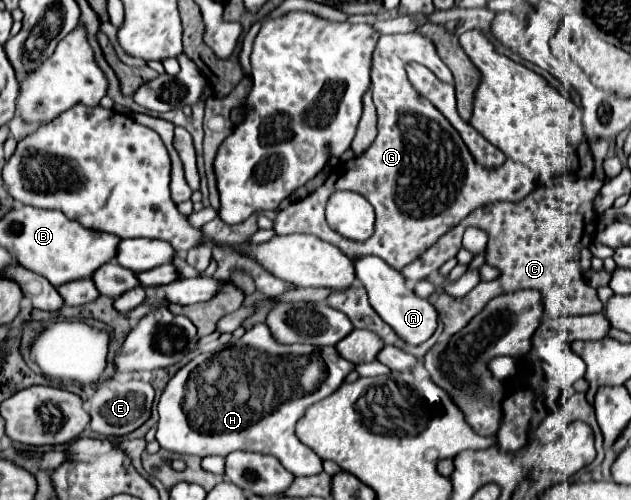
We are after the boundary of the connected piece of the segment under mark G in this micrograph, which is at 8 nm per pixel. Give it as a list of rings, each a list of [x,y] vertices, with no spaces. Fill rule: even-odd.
[[[419,32],[381,36],[371,66],[371,92],[379,116],[379,134],[375,142],[365,154],[339,162],[317,192],[281,210],[273,226],[277,234],[313,234],[337,246],[351,260],[377,256],[395,270],[403,270],[475,208],[489,202],[517,202],[533,192],[535,174],[523,164],[507,160],[497,168],[485,168],[475,162],[449,120],[409,84],[405,64],[410,61],[423,64],[439,79],[453,83],[451,71],[437,54],[433,40],[427,36]],[[337,190],[357,192],[375,208],[375,232],[369,240],[347,242],[327,226],[325,206],[329,196]]]

